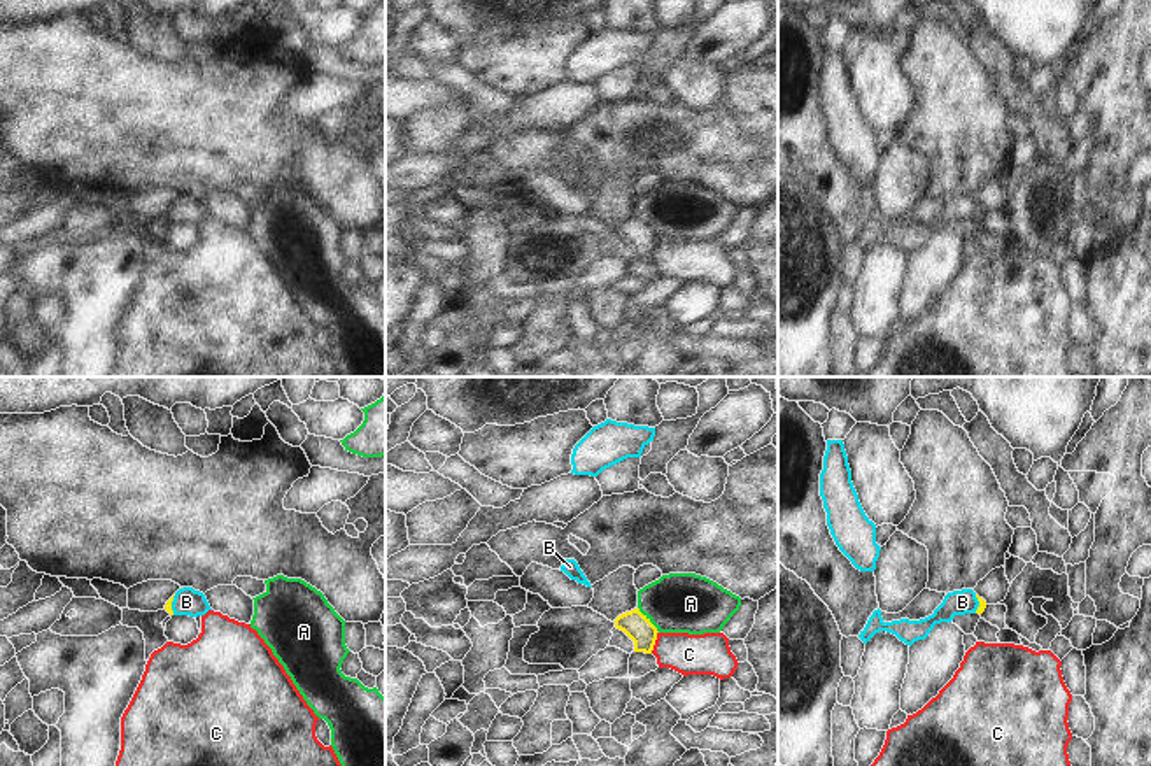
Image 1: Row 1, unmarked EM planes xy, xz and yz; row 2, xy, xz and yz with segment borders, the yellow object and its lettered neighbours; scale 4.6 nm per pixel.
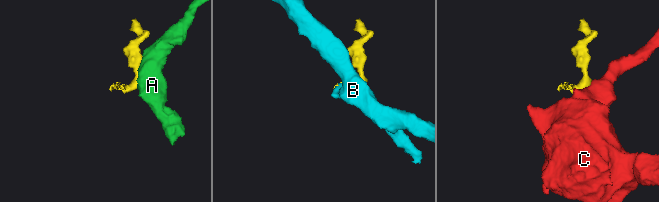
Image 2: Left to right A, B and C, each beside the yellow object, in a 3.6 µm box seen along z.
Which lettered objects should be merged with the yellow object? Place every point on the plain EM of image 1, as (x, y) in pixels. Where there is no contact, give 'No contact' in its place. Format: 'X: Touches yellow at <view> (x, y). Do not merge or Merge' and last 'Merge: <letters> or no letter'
A: Touches yellow at xz (647, 226). Do not merge
B: Touches yellow at xy (170, 212). Merge
C: Touches yellow at xz (654, 249). Do not merge
Merge: B

